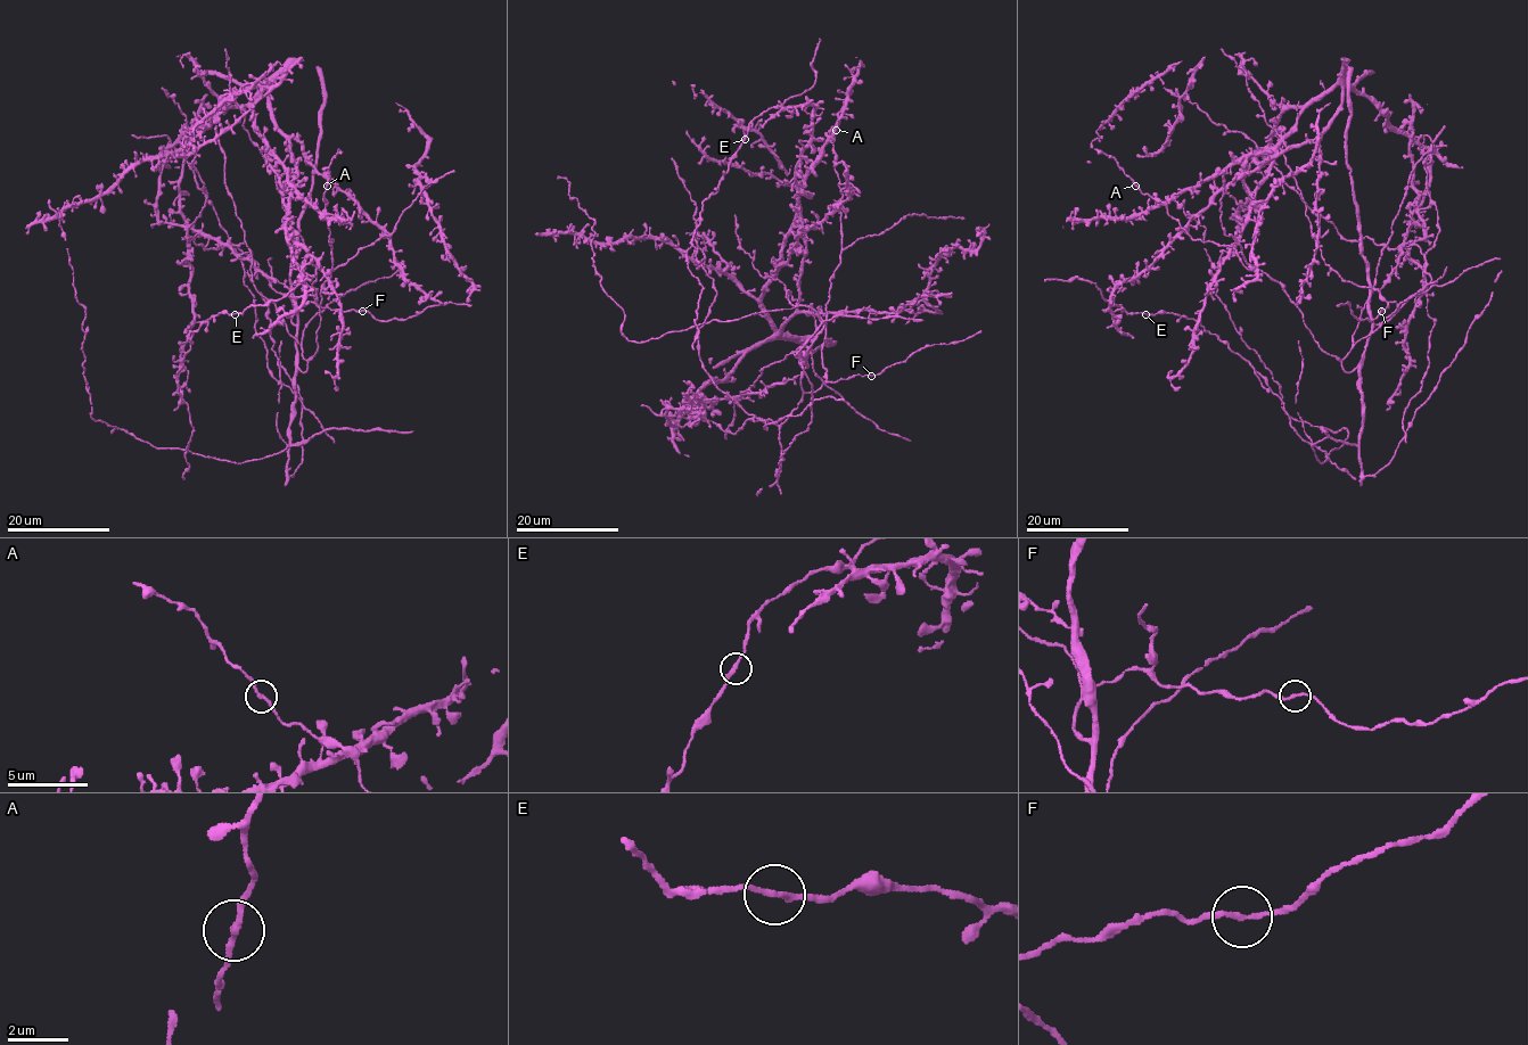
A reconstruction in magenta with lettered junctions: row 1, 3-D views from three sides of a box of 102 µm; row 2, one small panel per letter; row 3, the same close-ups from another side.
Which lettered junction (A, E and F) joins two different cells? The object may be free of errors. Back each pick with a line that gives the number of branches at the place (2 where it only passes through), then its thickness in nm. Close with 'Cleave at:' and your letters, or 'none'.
Cleave at: none

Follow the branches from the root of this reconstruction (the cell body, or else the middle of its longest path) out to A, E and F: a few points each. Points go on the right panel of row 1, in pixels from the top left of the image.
A: (1426, 291), (1373, 327), (1364, 359), (1346, 371), (1276, 281), (1249, 271), (1231, 246), (1194, 240), (1135, 184)
E: (1426, 291), (1373, 327), (1360, 442), (1319, 441), (1323, 462), (1248, 361), (1194, 319), (1146, 314)
F: (1426, 291), (1414, 294), (1401, 307), (1390, 303), (1381, 310)

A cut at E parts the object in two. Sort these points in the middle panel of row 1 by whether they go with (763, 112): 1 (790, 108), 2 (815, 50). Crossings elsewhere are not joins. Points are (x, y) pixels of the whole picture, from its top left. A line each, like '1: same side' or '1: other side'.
1: other side
2: same side

